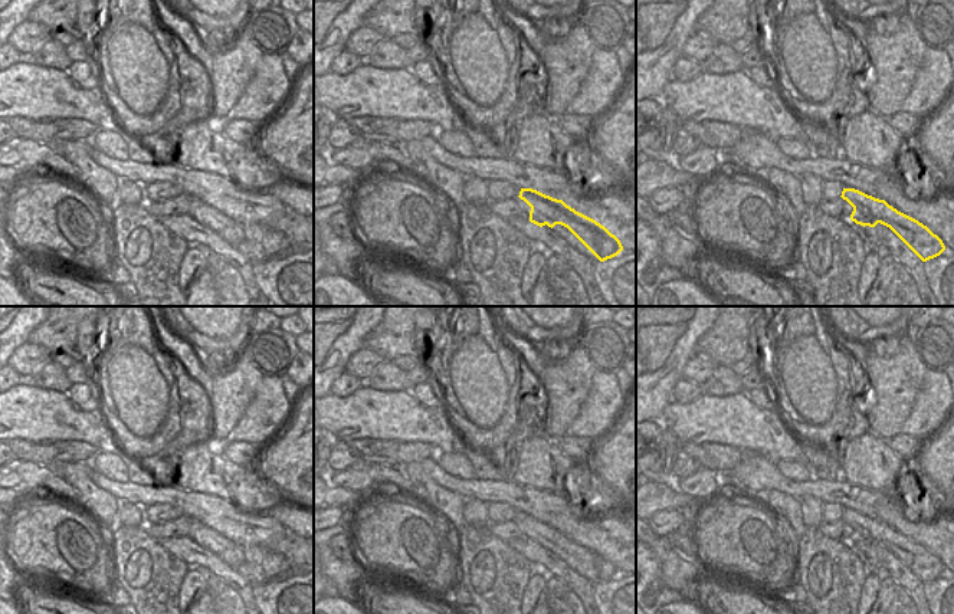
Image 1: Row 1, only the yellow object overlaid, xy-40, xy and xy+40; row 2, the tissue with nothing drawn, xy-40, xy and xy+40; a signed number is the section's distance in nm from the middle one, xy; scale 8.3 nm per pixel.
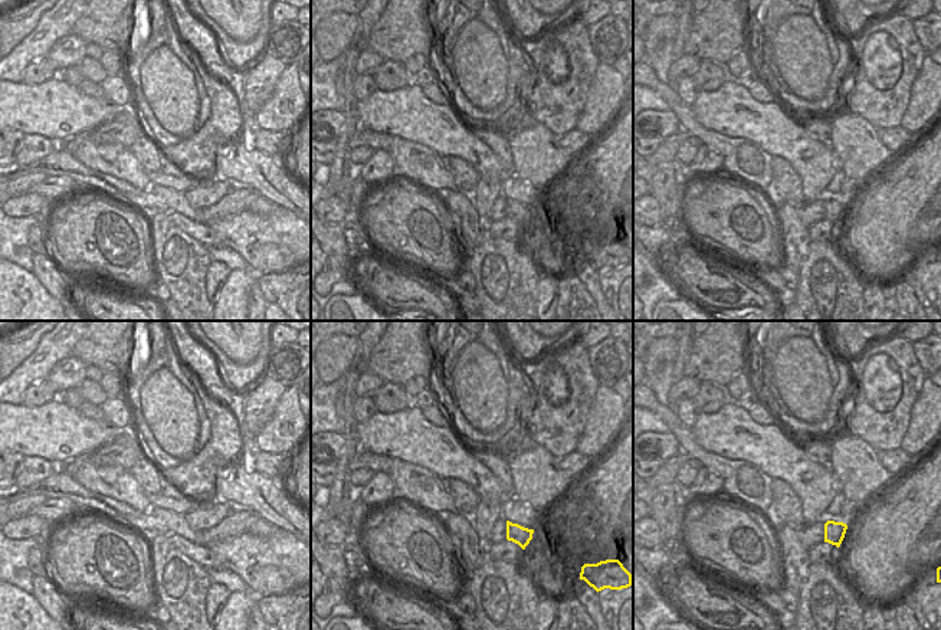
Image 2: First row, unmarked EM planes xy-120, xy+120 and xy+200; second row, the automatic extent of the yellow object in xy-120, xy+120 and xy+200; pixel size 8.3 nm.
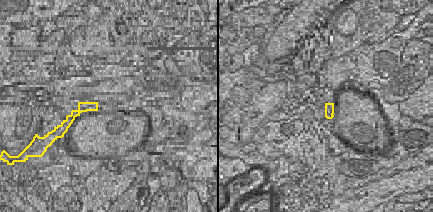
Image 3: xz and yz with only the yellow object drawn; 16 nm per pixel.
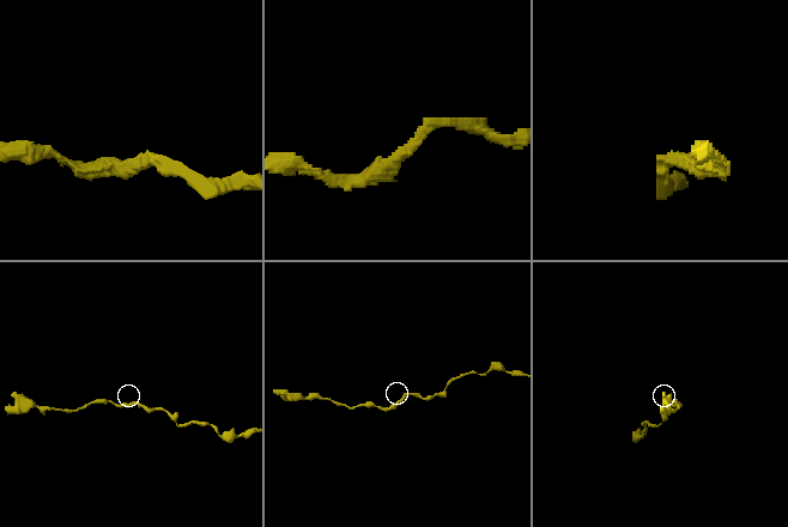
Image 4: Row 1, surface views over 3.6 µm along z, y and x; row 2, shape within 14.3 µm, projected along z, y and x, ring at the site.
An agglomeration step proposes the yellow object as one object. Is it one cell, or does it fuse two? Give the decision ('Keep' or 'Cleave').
Keep

